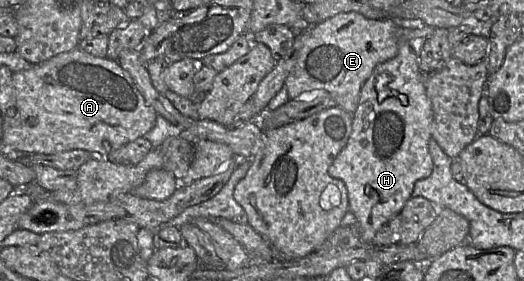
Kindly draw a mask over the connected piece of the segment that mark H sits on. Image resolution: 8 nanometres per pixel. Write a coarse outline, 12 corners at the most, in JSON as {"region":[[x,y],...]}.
{"region":[[408,41],[361,88],[345,183],[361,240],[433,170],[432,105]]}

